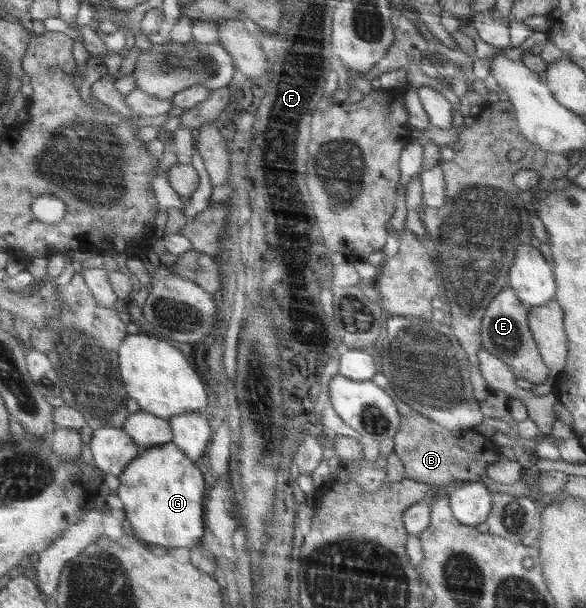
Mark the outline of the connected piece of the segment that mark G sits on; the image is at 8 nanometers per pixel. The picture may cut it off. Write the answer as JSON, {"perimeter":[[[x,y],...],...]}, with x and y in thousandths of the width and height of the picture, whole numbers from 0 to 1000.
{"perimeter":[[[292,725],[237,747],[217,765],[201,788],[205,796],[196,811],[213,832],[215,854],[224,860],[230,883],[254,890],[254,896],[265,893],[265,896],[275,896],[275,901],[283,903],[340,898],[346,877],[350,877],[348,831],[357,804],[350,798],[343,773],[299,729]]]}

